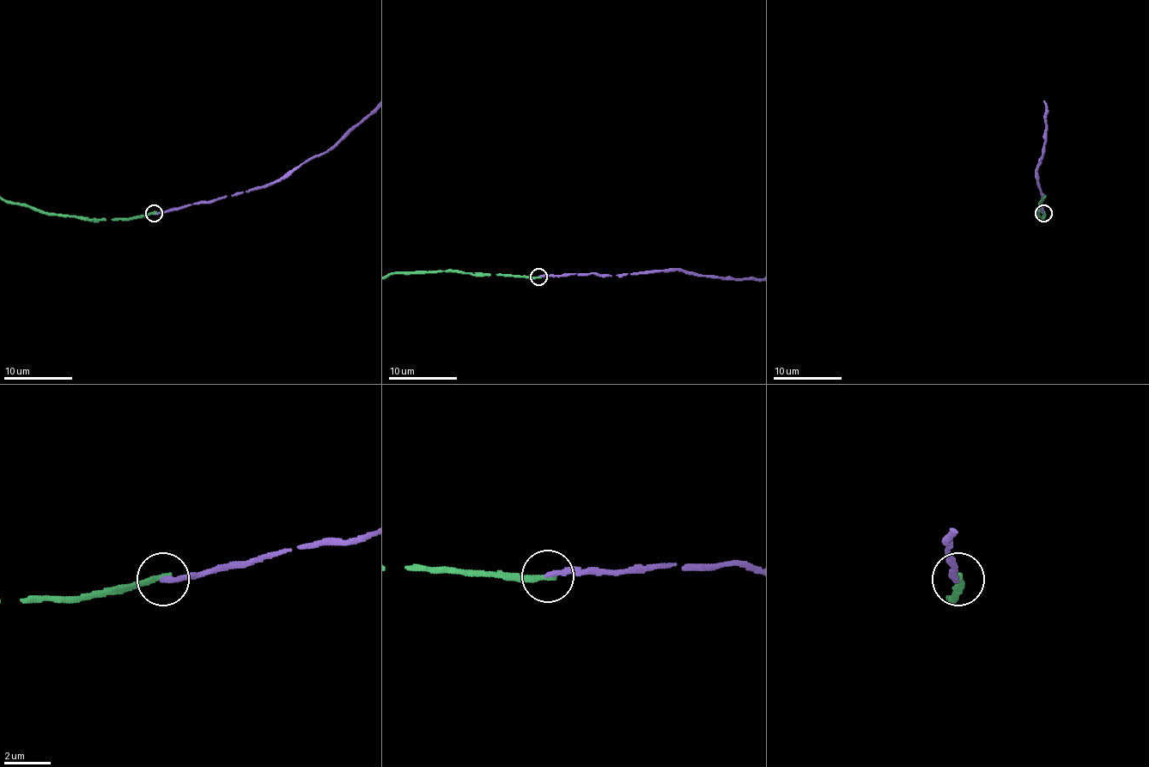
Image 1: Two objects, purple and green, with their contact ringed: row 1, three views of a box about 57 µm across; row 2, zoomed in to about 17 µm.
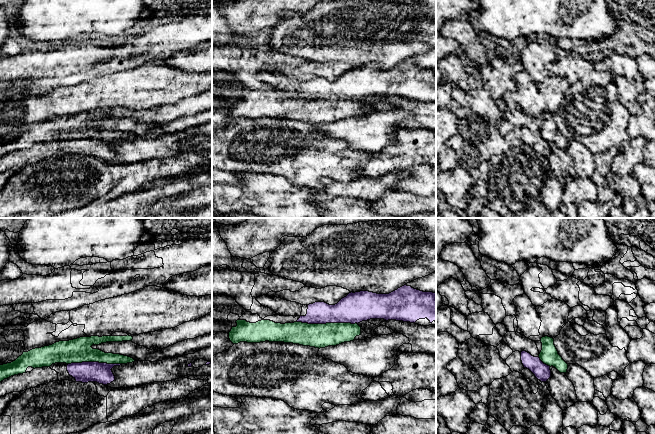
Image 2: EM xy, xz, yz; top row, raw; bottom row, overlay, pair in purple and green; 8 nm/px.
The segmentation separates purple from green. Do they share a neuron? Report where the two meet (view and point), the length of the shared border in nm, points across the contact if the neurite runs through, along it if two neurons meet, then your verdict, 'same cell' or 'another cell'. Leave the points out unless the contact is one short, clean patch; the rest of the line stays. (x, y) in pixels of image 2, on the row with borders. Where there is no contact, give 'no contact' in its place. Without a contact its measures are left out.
xz (327, 322) | 480 nm | along xz (297, 321), (305, 323), (357, 324) | another cell

